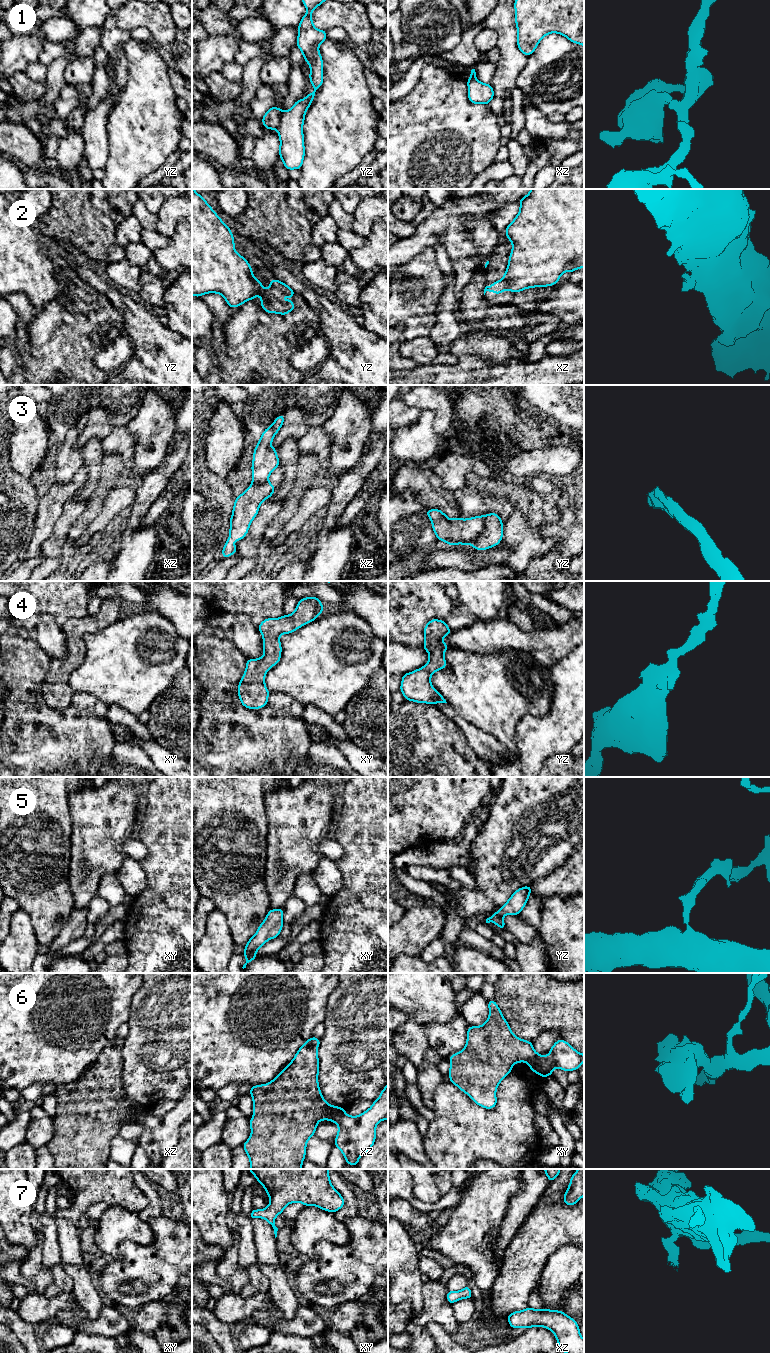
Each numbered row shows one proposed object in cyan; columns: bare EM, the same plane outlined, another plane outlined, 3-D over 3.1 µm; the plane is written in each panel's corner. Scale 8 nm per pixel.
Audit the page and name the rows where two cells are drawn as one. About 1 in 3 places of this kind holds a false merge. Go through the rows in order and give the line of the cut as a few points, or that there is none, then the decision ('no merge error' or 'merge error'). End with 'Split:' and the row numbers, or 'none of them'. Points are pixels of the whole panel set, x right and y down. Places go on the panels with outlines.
1: yz (283, 111), (280, 117), (280, 124), (276, 128) | merge error
2: yz (260, 303), (275, 299), (290, 303), (294, 308) | merge error
3: yz (486, 515), (483, 530), (471, 544) | merge error
4: no cut | no merge error
5: no cut | no merge error
6: xz (344, 1112), (332, 1121) | merge error
7: no cut | no merge error
Split: 1, 2, 3, 6

